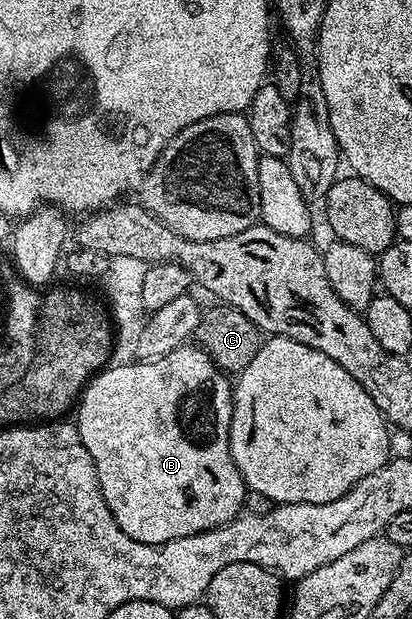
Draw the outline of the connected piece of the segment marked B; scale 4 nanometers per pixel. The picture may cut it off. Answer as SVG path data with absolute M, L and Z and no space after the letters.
M183 346L172 350L172 354L161 356L158 360L118 364L115 368L107 366L101 369L91 376L90 383L82 389L82 395L76 405L76 413L78 412L76 427L84 446L88 446L88 454L92 454L92 462L96 466L104 502L108 502L108 510L112 510L112 518L116 518L116 526L120 526L120 530L124 530L128 538L141 544L163 544L180 538L188 538L188 534L200 534L219 528L239 516L246 502L248 489L236 462L232 462L232 450L230 449L230 423L234 401L231 381L227 373L210 361L210 356L202 347L190 347Z

